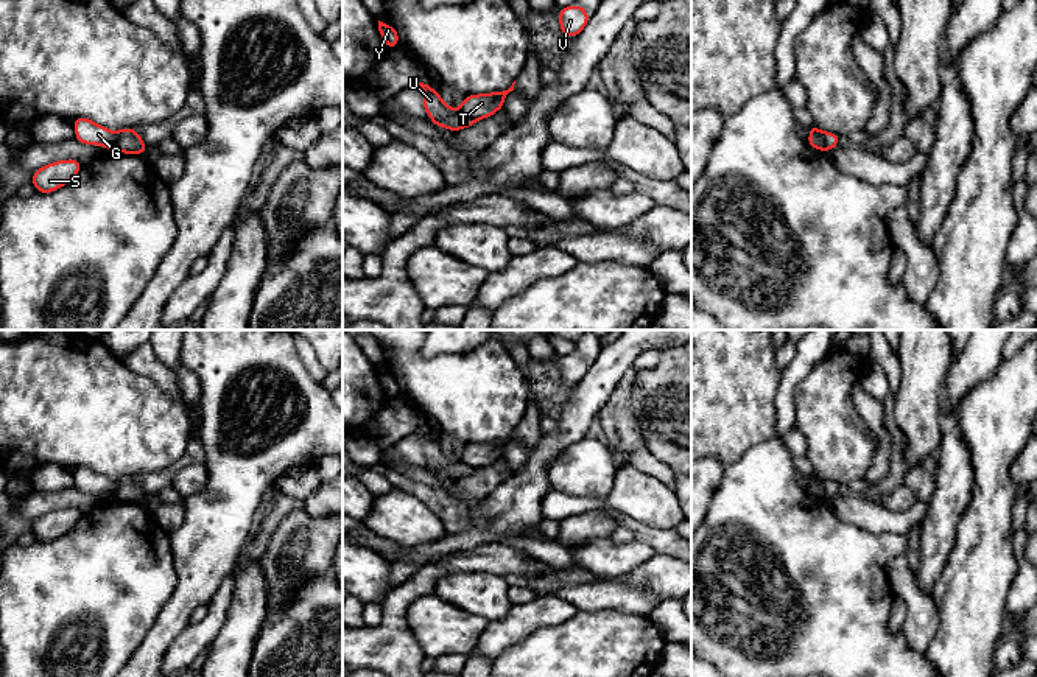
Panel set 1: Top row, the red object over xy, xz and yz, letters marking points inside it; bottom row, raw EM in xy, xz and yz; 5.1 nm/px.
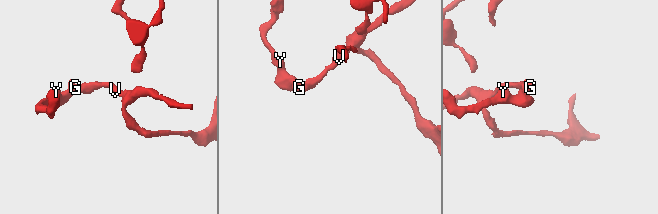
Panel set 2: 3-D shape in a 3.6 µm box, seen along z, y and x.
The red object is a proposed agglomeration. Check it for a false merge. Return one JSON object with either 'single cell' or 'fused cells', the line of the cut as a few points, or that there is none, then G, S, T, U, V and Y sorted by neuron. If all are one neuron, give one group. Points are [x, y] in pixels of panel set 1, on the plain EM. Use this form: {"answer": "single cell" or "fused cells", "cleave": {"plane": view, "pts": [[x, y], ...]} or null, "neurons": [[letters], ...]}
{"answer": "fused cells", "cleave": {"plane": "yz", "pts": [[822, 481], [822, 489], [829, 498]]}, "neurons": [["G", "S", "U", "Y"], ["T", "V"]]}

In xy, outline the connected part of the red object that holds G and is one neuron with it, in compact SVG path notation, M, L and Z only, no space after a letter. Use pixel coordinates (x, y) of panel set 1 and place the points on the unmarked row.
M86 465L73 468L76 489L83 493L101 493L104 498L114 498L117 481L93 472Z

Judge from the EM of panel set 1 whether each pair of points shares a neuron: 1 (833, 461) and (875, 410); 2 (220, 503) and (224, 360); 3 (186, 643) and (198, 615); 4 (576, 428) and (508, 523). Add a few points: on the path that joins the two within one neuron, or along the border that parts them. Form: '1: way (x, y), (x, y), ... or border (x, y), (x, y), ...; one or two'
1: border (850, 389), (854, 406), (875, 442), (872, 459); two
2: way (220, 467), (220, 453), (215, 444), (221, 396); one
3: border (209, 603), (209, 612), (200, 621), (190, 623); two
4: way (551, 448), (536, 464), (531, 484), (519, 498); one

